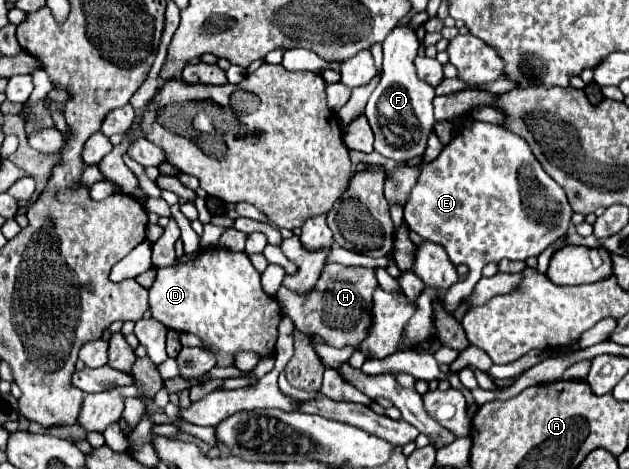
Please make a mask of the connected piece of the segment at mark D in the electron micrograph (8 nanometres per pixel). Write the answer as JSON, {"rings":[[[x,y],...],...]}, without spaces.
{"rings":[[[223,247],[207,249],[193,263],[157,269],[157,279],[149,289],[149,311],[153,319],[163,323],[167,329],[197,335],[205,343],[205,349],[215,355],[217,367],[235,365],[237,353],[255,353],[259,359],[273,357],[279,339],[279,323],[283,319],[277,299],[263,291],[261,273],[253,267],[247,253],[235,253]]]}

